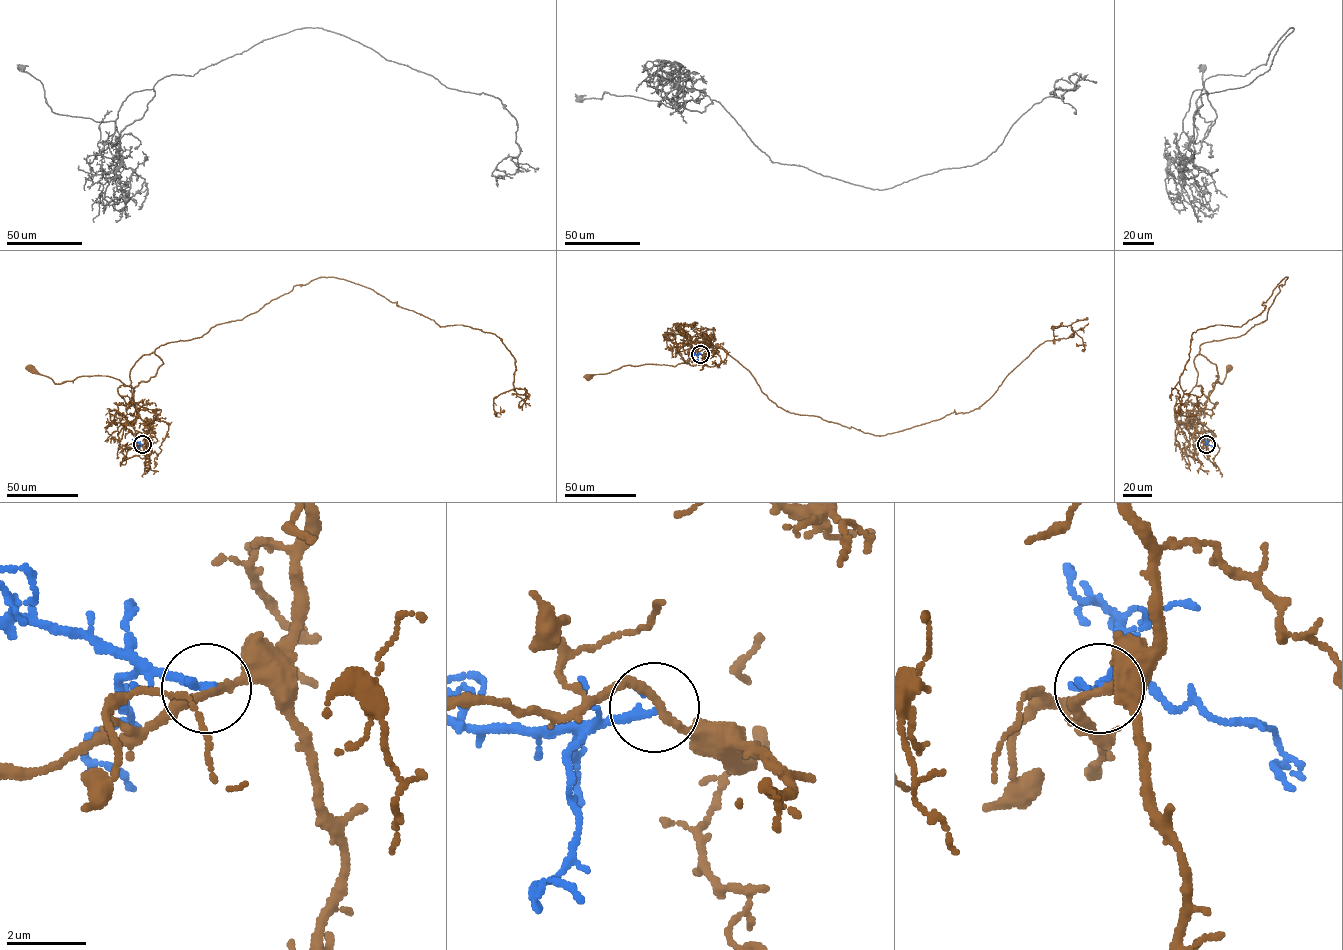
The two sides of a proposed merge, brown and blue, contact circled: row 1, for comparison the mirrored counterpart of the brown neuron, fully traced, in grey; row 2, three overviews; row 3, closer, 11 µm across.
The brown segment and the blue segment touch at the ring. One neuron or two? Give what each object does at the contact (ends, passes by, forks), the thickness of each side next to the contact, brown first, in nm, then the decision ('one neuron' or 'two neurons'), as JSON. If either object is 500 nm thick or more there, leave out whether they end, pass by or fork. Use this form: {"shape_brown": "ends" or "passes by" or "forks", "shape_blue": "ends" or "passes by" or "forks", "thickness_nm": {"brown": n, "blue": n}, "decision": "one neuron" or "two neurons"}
{"shape_brown": "passes by", "shape_blue": "passes by", "thickness_nm": {"brown": 200, "blue": 170}, "decision": "two neurons"}

